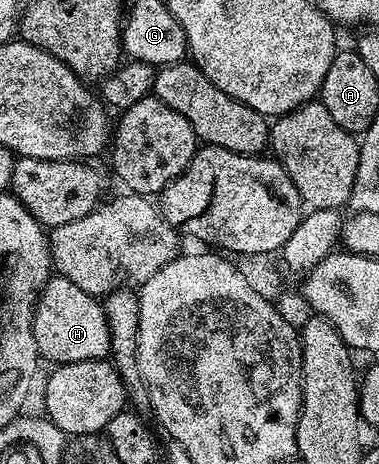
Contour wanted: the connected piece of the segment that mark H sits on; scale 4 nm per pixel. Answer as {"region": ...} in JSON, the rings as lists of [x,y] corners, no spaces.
{"region":[[[50,275],[47,287],[40,293],[33,310],[33,332],[38,353],[44,359],[46,356],[53,366],[99,360],[110,355],[108,318],[105,316],[102,301],[79,290],[79,286],[75,286],[66,276]]]}

